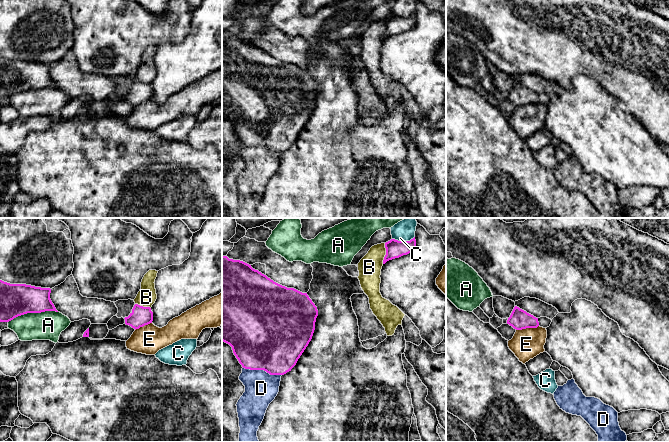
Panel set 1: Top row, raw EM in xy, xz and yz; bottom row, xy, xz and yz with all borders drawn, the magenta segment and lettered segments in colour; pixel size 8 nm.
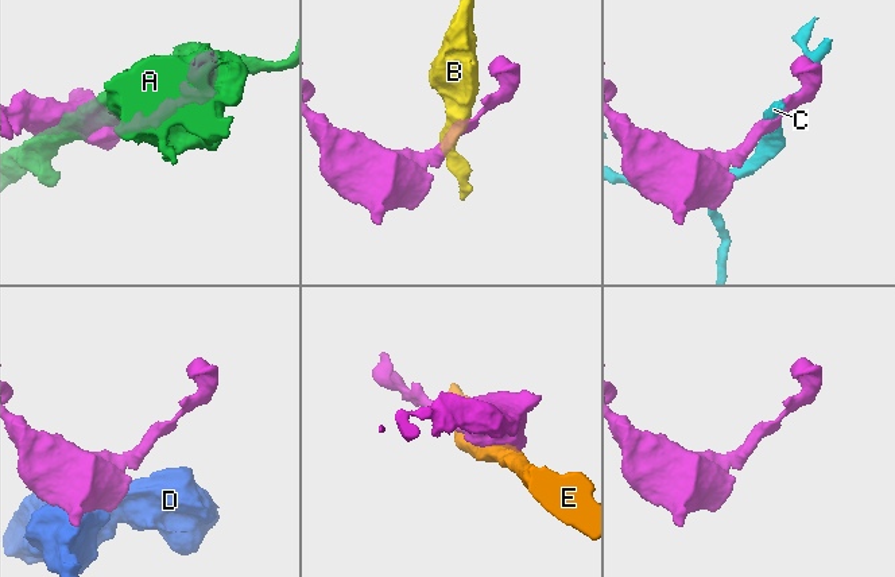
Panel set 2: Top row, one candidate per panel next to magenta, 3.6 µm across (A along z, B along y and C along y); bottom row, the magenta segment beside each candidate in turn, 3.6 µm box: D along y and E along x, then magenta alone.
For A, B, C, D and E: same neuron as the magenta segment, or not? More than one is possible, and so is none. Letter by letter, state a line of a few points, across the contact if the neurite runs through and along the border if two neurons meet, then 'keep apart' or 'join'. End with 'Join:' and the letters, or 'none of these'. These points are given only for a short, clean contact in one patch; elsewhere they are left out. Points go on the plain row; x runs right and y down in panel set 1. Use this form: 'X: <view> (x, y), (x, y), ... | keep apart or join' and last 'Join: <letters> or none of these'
A: keep apart
B: keep apart
C: keep apart
D: keep apart
E: keep apart
Join: none of these

